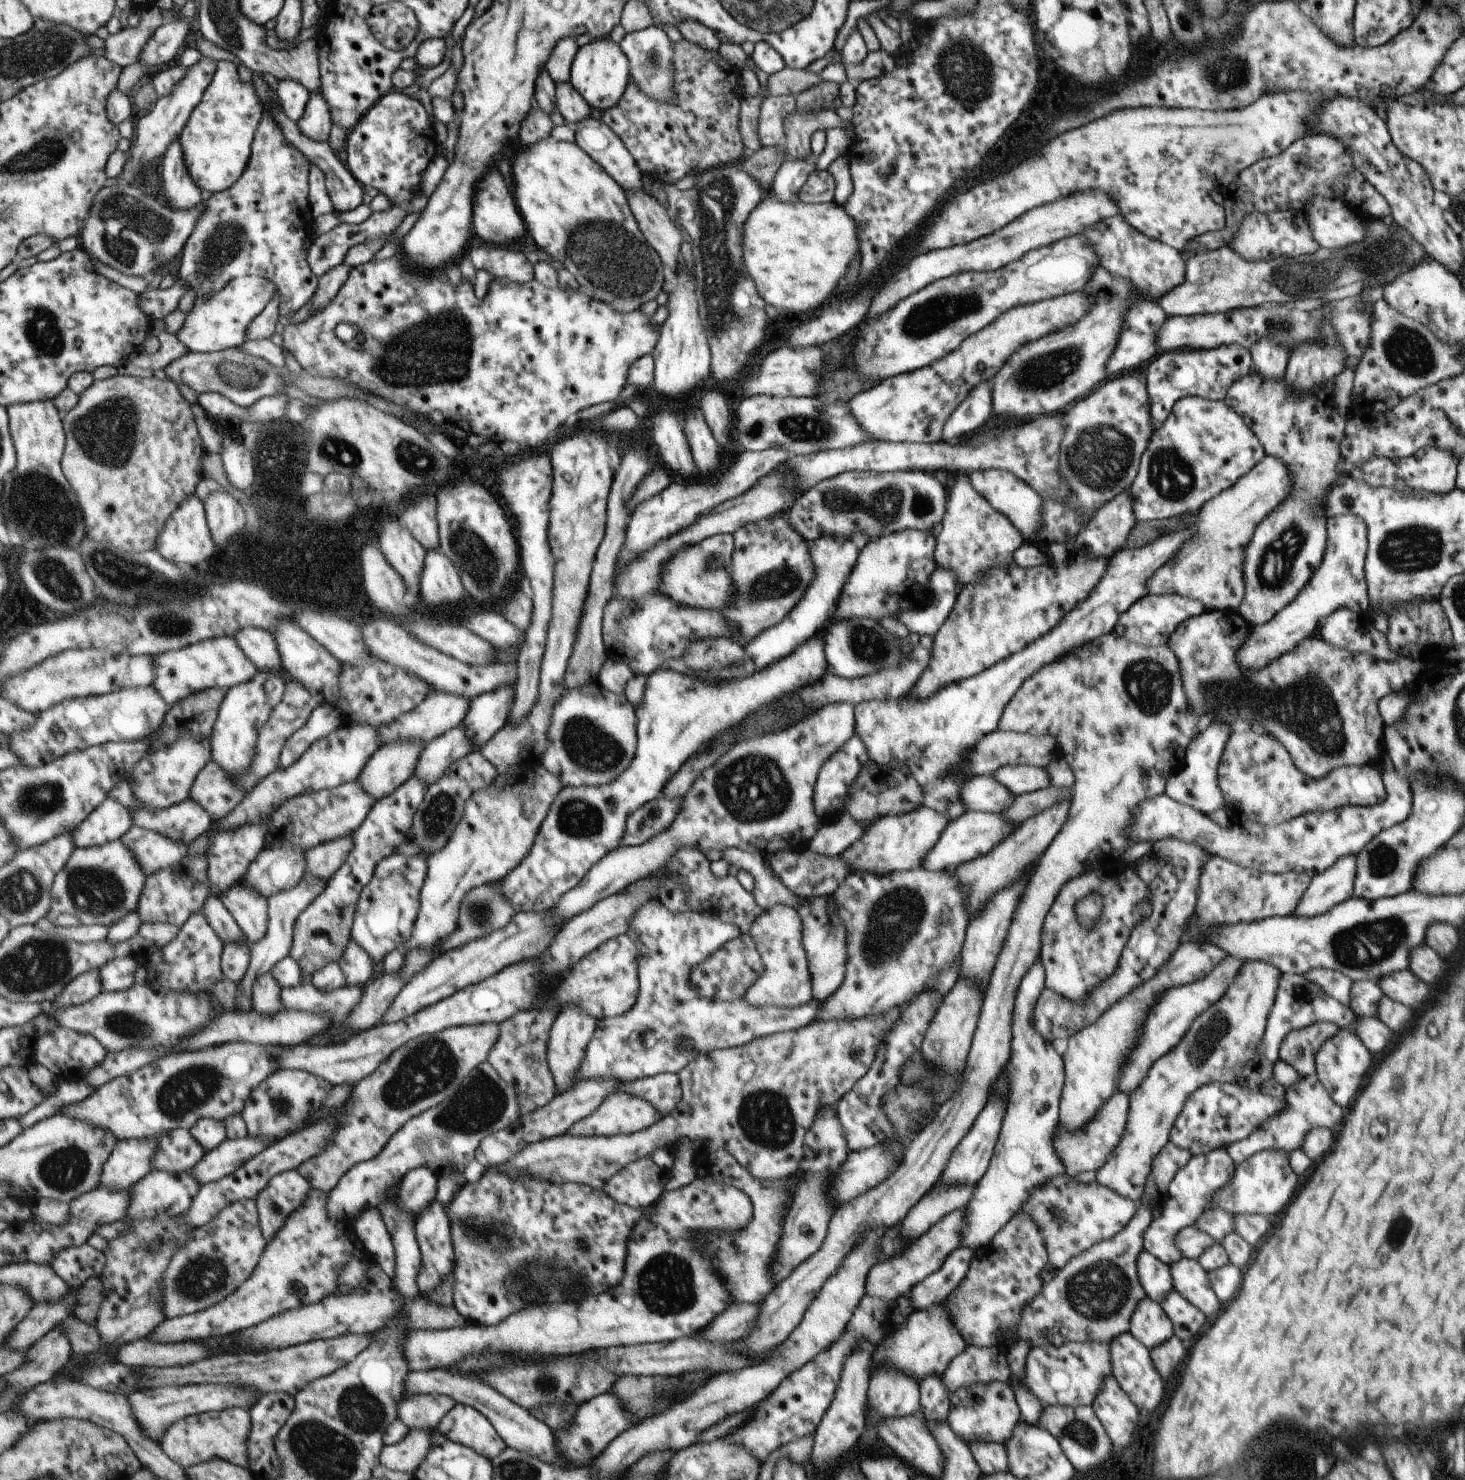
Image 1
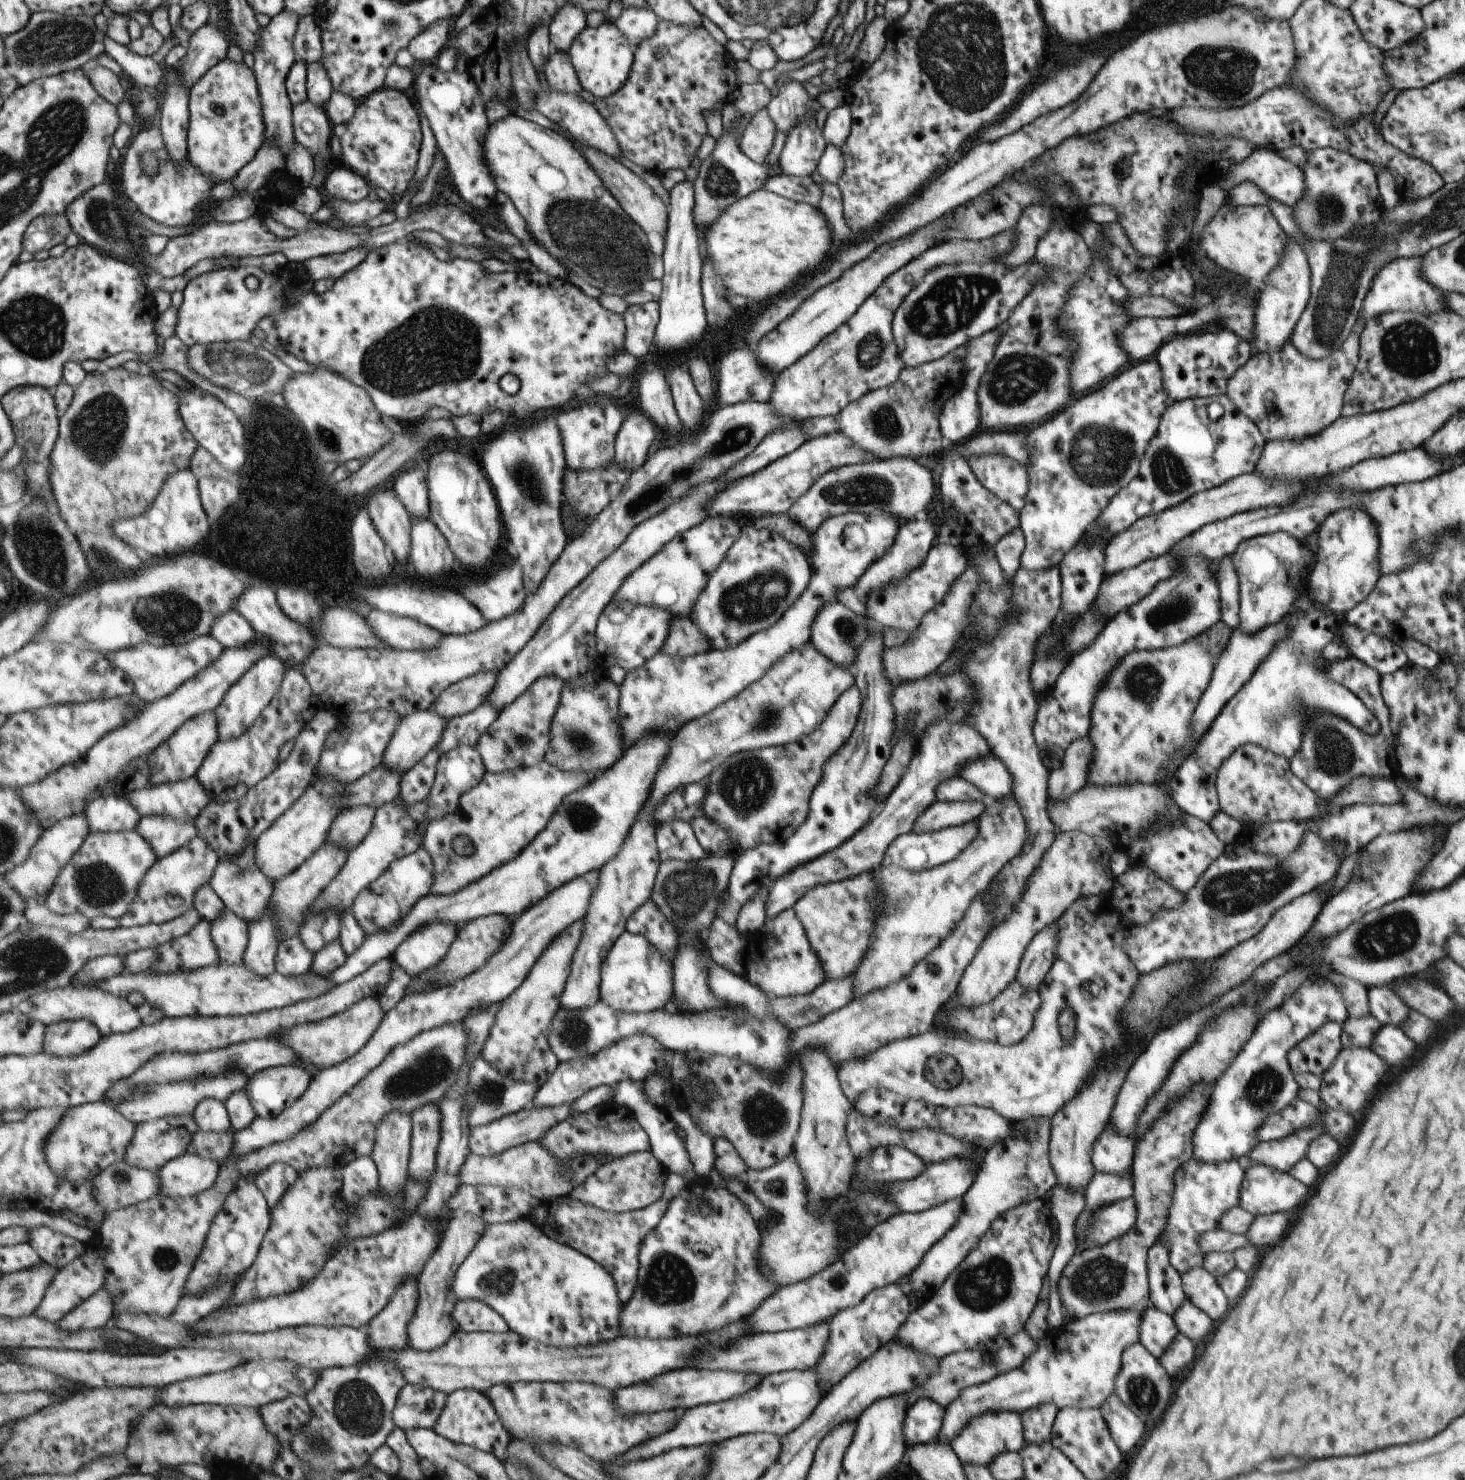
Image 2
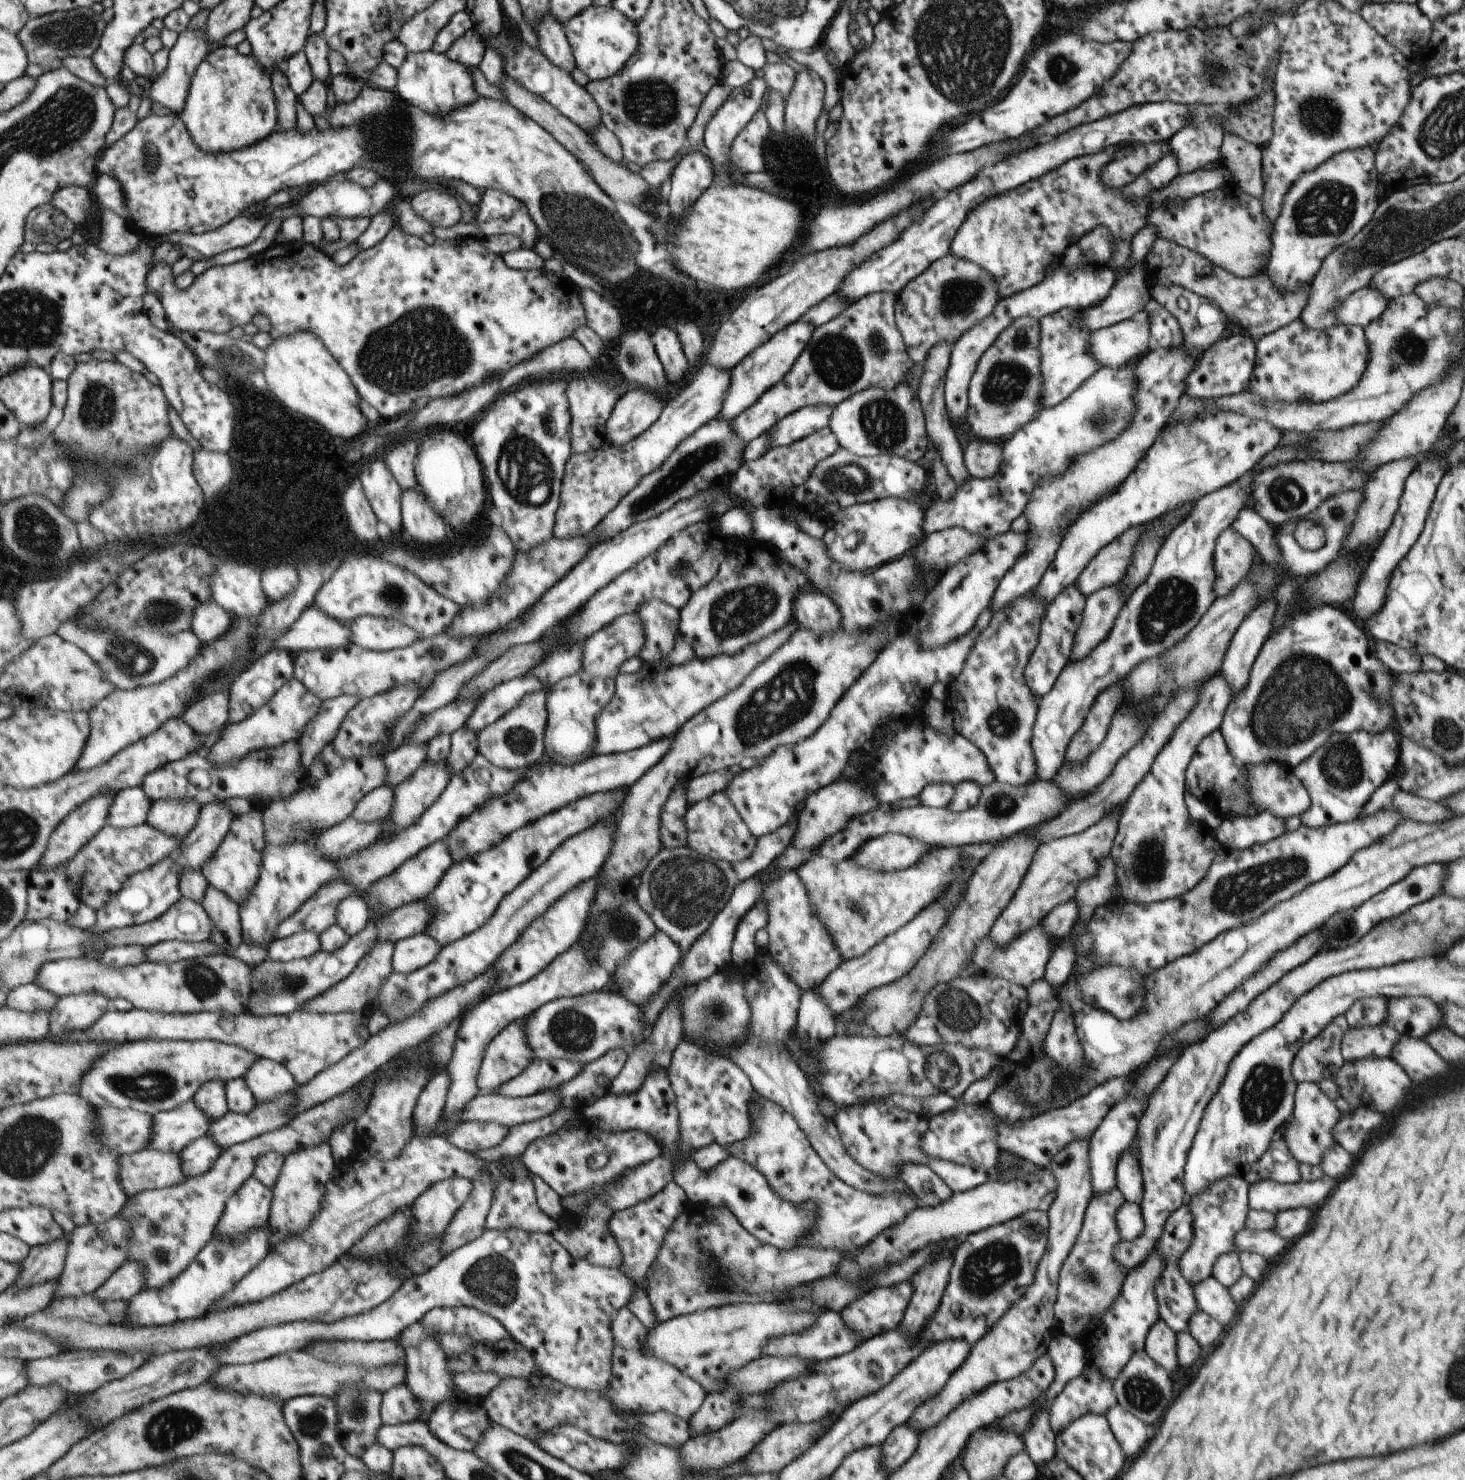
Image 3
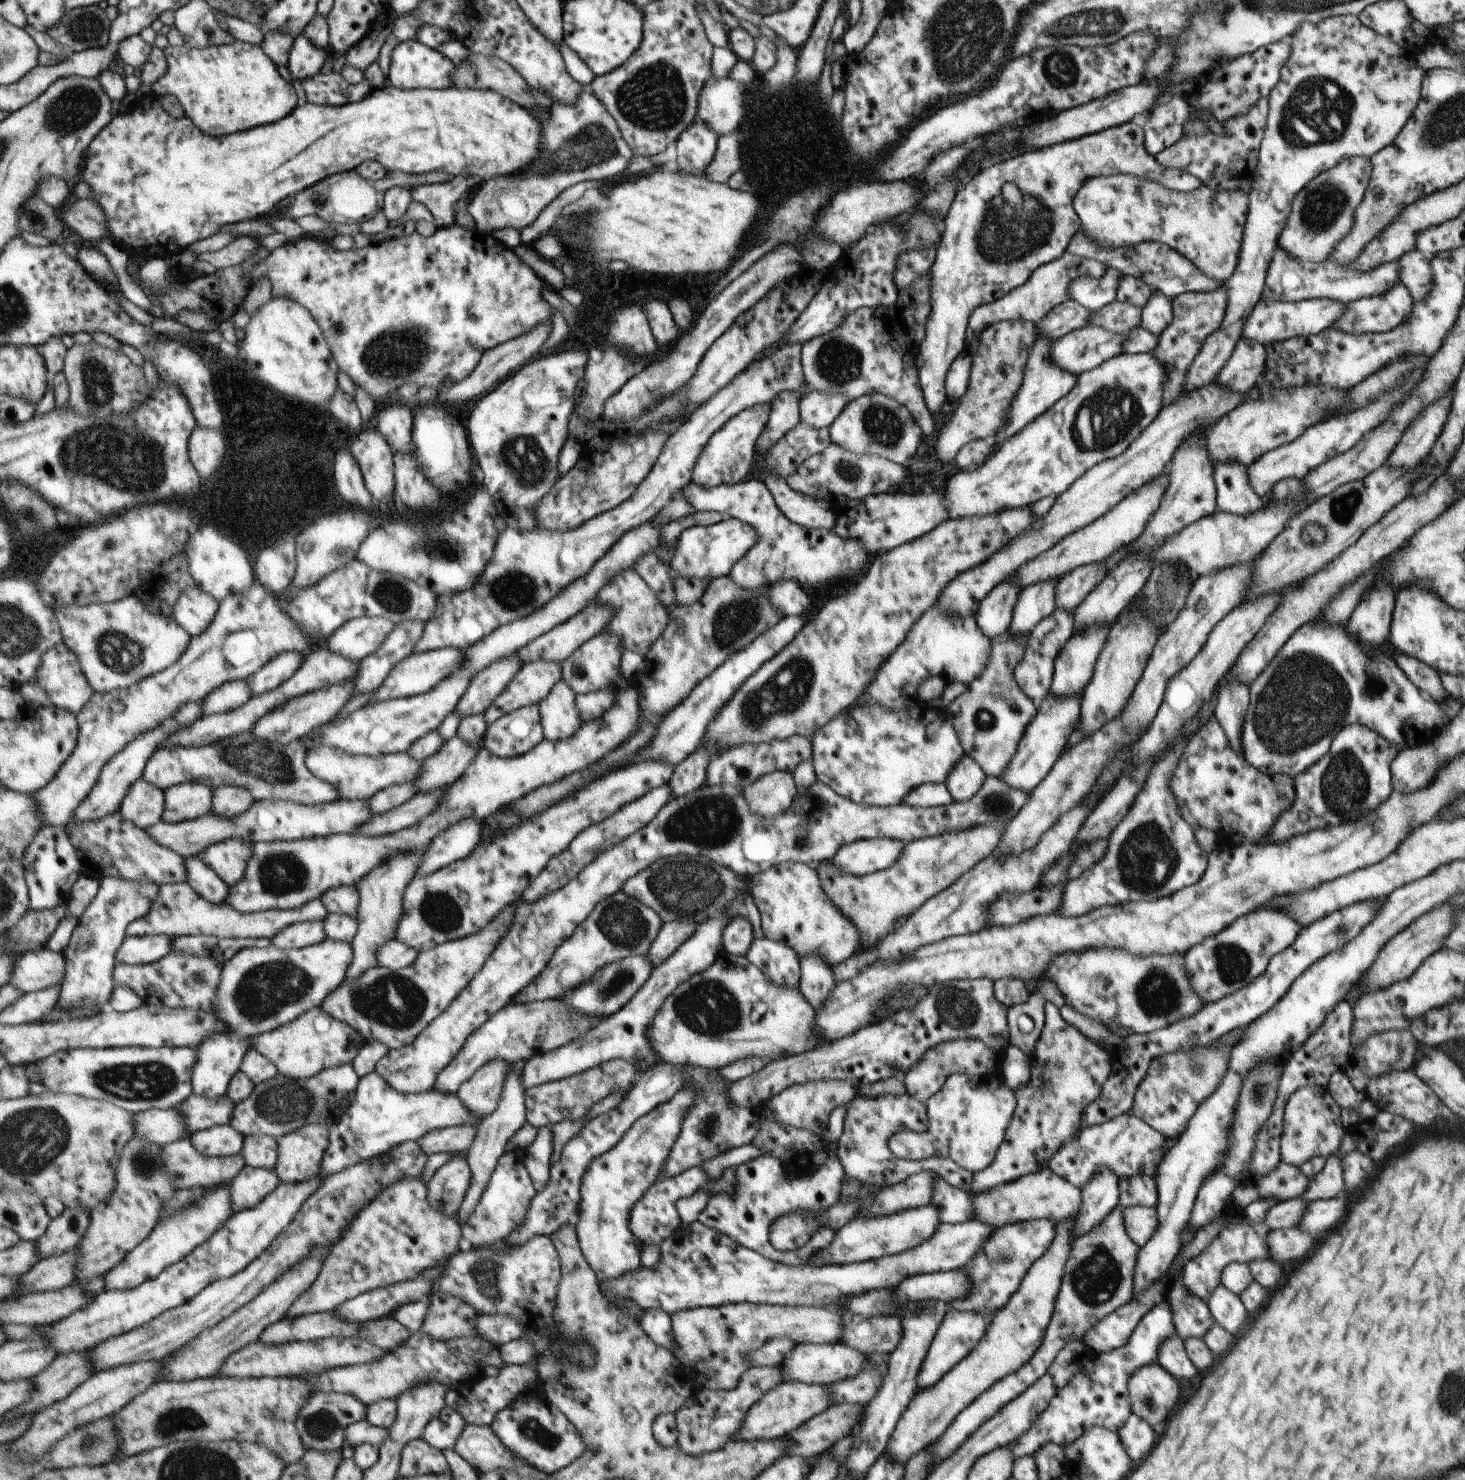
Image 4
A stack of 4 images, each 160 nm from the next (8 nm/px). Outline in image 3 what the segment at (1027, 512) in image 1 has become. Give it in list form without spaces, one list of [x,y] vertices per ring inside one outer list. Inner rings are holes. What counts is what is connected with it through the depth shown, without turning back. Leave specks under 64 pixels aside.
[[[971,440],[962,450],[962,459],[971,478],[990,479],[998,472],[1002,461],[1002,448],[993,442]]]

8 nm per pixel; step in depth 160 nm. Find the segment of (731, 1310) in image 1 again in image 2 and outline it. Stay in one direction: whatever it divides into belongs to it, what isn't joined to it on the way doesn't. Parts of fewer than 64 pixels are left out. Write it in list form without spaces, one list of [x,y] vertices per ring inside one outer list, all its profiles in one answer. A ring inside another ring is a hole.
[[[961,1198],[935,1206],[923,1214],[897,1214],[887,1222],[877,1224],[877,1228],[871,1228],[867,1236],[859,1240],[859,1244],[855,1244],[819,1274],[805,1282],[779,1288],[767,1296],[767,1300],[763,1300],[759,1308],[745,1318],[749,1322],[747,1326],[751,1326],[751,1334],[807,1328],[821,1320],[829,1320],[841,1308],[859,1304],[871,1290],[909,1274],[919,1264],[923,1252],[927,1252],[929,1246],[953,1226],[960,1210]]]

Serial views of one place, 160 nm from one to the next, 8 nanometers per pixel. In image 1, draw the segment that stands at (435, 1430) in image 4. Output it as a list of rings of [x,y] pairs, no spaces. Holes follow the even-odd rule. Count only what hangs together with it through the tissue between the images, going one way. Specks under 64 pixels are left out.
[[[457,1403],[439,1423],[437,1430],[449,1440],[468,1446],[490,1461],[506,1447],[489,1421],[465,1403]]]

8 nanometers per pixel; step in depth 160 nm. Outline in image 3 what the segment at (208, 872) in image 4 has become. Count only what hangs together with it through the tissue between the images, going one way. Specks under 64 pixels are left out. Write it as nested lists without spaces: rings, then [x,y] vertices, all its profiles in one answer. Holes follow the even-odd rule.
[[[210,884],[202,904],[214,924],[212,942],[221,950],[236,949],[244,943],[240,904]]]

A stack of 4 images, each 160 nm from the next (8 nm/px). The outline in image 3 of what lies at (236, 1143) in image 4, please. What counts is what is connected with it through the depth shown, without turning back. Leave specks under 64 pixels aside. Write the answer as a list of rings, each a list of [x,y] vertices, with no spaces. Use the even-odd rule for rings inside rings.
[[[205,1136],[196,1140],[179,1154],[185,1176],[200,1177],[207,1174],[216,1165],[222,1152],[212,1137]]]

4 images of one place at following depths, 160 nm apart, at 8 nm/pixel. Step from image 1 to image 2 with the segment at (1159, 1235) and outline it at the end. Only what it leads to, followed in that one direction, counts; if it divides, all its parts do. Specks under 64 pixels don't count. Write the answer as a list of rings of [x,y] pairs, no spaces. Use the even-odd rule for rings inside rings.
[[[1193,1156],[1177,1168],[1172,1197],[1160,1232],[1160,1242],[1168,1250],[1169,1264],[1179,1274],[1202,1266],[1203,1254],[1197,1244],[1198,1236],[1202,1232],[1217,1228],[1217,1221],[1223,1212],[1238,1204],[1242,1171],[1235,1159],[1212,1163],[1201,1162]]]

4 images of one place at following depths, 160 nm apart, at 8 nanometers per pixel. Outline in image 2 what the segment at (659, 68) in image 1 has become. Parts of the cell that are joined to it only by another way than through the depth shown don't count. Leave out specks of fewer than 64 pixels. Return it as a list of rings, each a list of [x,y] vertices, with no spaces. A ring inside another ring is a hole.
[[[622,8],[615,28],[630,42],[635,49],[645,39],[650,39],[656,31],[659,19],[651,9]]]

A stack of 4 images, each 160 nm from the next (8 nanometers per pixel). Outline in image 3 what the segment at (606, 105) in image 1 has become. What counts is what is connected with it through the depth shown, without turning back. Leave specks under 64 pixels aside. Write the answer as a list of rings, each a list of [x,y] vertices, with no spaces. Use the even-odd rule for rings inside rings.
[[[589,5],[572,19],[565,21],[562,31],[569,43],[575,66],[588,76],[589,81],[602,81],[616,75],[625,61],[637,52],[638,34],[635,22],[609,5]]]

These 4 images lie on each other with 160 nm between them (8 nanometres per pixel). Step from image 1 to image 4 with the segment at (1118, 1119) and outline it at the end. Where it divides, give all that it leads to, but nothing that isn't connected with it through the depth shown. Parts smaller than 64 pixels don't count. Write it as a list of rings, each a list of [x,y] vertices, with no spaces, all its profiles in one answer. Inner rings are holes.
[[[1131,1175],[1118,1180],[1118,1204],[1125,1207],[1154,1207],[1157,1200],[1156,1184],[1147,1175]]]

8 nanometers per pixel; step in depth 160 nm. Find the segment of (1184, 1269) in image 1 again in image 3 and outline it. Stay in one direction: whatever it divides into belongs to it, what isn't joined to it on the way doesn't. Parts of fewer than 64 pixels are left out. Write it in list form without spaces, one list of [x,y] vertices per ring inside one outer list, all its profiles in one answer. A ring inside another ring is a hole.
[[[1211,1275],[1191,1284],[1196,1308],[1216,1320],[1221,1326],[1229,1326],[1235,1318],[1237,1306],[1227,1288]]]

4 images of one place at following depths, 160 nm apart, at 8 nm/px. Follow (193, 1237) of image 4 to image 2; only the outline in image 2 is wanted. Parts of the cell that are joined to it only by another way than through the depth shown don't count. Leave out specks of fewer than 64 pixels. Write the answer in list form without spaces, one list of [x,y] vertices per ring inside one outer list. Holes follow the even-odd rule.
[[[103,1288],[61,1319],[60,1326],[66,1333],[105,1328],[105,1324],[113,1324],[113,1316],[113,1295]]]

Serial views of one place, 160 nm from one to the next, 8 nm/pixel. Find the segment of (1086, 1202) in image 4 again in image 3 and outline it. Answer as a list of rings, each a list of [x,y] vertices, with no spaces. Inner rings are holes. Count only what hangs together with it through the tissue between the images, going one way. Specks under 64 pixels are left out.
[[[1183,1048],[1173,1050],[1171,1054],[1159,1058],[1159,1060],[1149,1060],[1145,1066],[1141,1066],[1137,1072],[1139,1076],[1135,1078],[1133,1086],[1127,1090],[1125,1098],[1119,1100],[1117,1104],[1113,1104],[1109,1108],[1109,1112],[1103,1116],[1103,1120],[1097,1124],[1097,1128],[1093,1131],[1093,1136],[1088,1144],[1088,1165],[1090,1174],[1090,1183],[1092,1194],[1106,1193],[1109,1189],[1116,1186],[1114,1177],[1114,1166],[1119,1158],[1119,1153],[1125,1149],[1129,1149],[1136,1138],[1136,1128],[1138,1120],[1143,1114],[1146,1107],[1145,1100],[1147,1096],[1156,1090],[1159,1083],[1163,1080],[1165,1072],[1171,1068],[1171,1062],[1181,1054]]]

